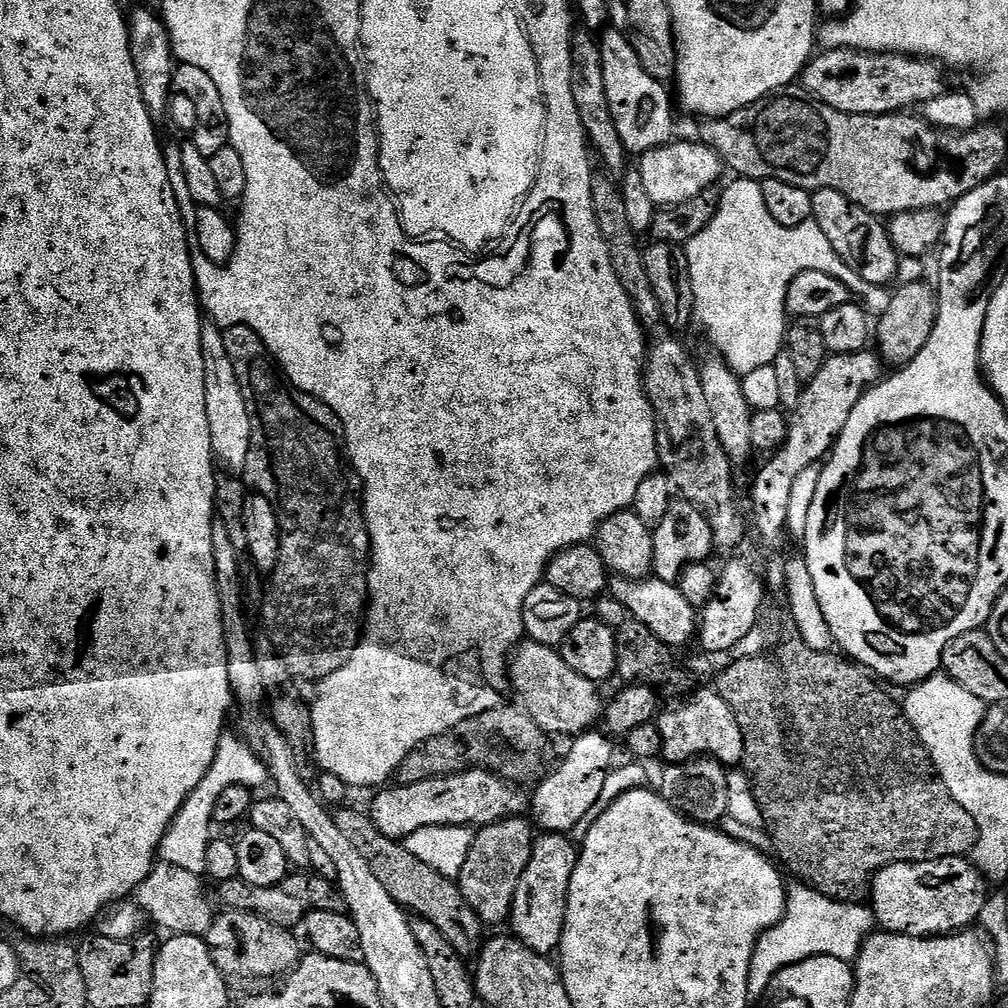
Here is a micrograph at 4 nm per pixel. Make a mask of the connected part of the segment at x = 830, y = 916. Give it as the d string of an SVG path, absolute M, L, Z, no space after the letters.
M803 882L789 883L786 893L784 917L760 935L750 962L748 995L756 1002L763 1001L770 982L778 974L778 970L786 966L797 964L811 956L855 961L860 954L860 947L877 927L876 916L867 903L844 904L841 900L831 900Z

